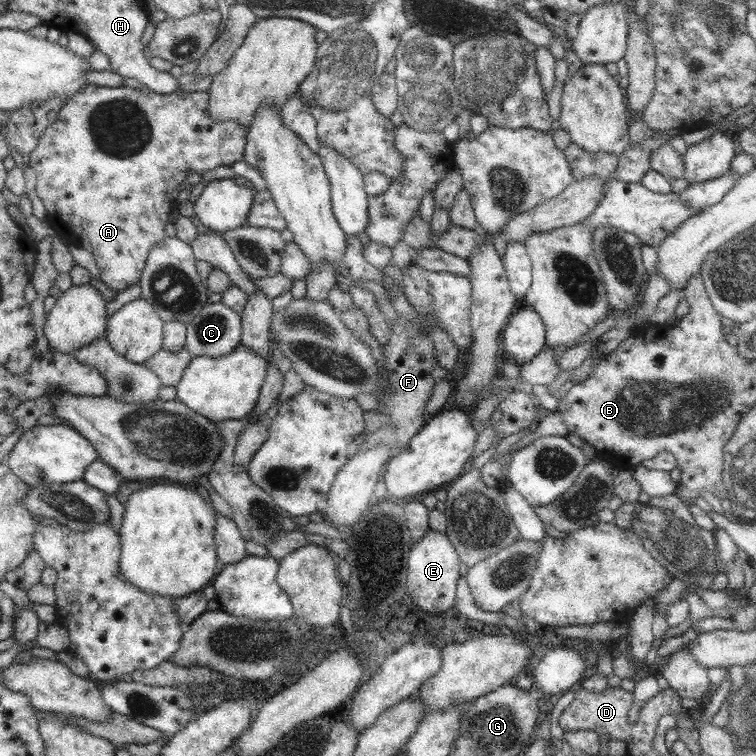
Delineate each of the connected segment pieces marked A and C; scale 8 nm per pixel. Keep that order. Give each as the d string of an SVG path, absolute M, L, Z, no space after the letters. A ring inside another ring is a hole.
M87 85L81 92L73 93L66 103L60 108L55 122L52 122L40 135L35 148L28 154L28 167L32 168L36 176L35 196L43 204L49 222L59 224L65 232L69 232L73 238L77 238L79 246L93 255L98 266L98 278L114 293L121 292L133 284L137 284L138 278L144 269L149 250L161 241L163 226L168 222L169 210L173 208L175 198L184 188L185 176L189 172L201 175L206 170L213 170L217 166L231 166L233 162L242 160L246 146L246 131L238 122L215 122L206 114L206 105L209 104L209 94L203 92L173 91L171 94L157 94L147 87L133 89L123 85L115 88Z
M221 301L207 302L186 324L184 347L194 357L222 357L237 348L241 338L241 314Z

